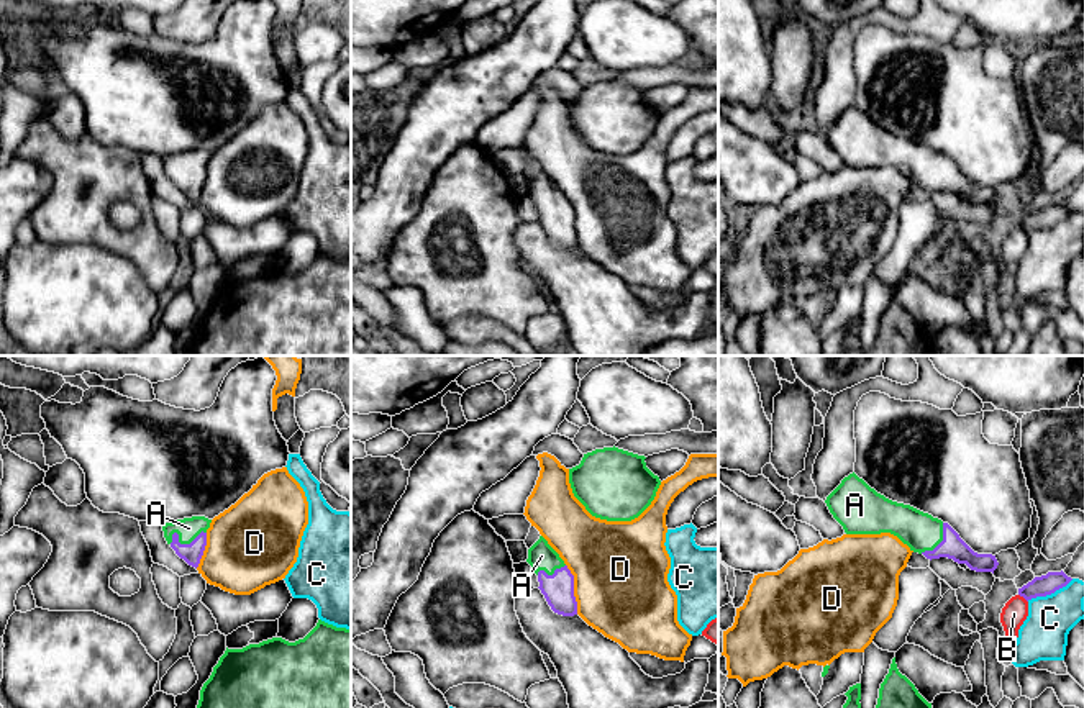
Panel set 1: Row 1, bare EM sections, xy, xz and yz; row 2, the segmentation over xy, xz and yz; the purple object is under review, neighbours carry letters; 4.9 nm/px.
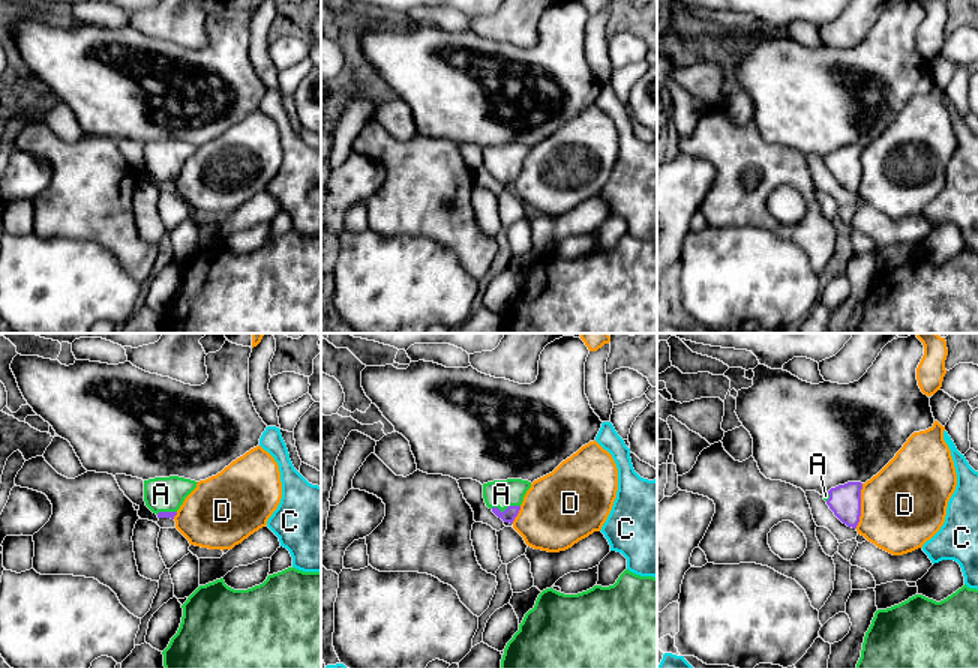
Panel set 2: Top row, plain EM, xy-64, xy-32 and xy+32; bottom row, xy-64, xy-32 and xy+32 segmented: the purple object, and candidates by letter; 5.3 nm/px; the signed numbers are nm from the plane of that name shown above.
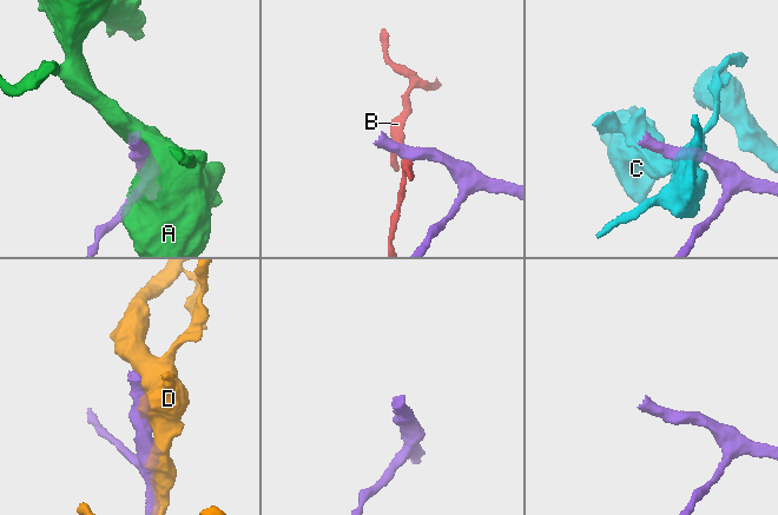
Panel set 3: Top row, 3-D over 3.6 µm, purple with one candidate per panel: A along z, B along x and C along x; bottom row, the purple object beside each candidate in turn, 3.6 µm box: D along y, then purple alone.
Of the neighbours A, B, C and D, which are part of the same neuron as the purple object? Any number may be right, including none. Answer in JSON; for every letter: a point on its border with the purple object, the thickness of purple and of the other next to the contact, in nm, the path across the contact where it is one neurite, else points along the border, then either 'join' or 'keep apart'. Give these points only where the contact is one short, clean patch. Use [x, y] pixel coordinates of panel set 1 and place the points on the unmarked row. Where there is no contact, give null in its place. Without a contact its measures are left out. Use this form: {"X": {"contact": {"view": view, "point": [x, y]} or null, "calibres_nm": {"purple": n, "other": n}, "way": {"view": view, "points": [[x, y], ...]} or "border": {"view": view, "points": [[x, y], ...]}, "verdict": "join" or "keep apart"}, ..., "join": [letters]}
{"A": {"contact": {"view": "xy", "point": [182, 177]}, "calibres_nm": {"purple": 100, "other": 110}, "way": {"view": "xy", "points": [[192, 186], [182, 177], [189, 161]]}, "verdict": "join"}, "B": {"contact": {"view": "yz", "point": [1024, 230]}, "calibres_nm": {"purple": 100, "other": 120}, "border": {"view": "yz", "points": [[1019, 226], [1027, 235]]}, "verdict": "keep apart"}, "C": {"contact": {"view": "yz", "point": [1050, 226]}, "calibres_nm": {"purple": 100, "other": 240}, "verdict": "keep apart"}, "D": {"contact": {"view": "xz", "point": [573, 222]}, "calibres_nm": {"purple": 160, "other": 460}, "verdict": "keep apart"}, "join": ["A"]}

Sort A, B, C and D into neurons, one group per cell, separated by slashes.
A / B / C / D

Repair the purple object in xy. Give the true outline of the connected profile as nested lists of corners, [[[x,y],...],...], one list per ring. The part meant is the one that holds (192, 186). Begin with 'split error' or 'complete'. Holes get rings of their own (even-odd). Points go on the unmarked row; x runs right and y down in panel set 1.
split error | [[[192,149],[162,157],[162,164],[175,187],[197,202],[207,179],[210,156],[212,152],[205,149]]]

